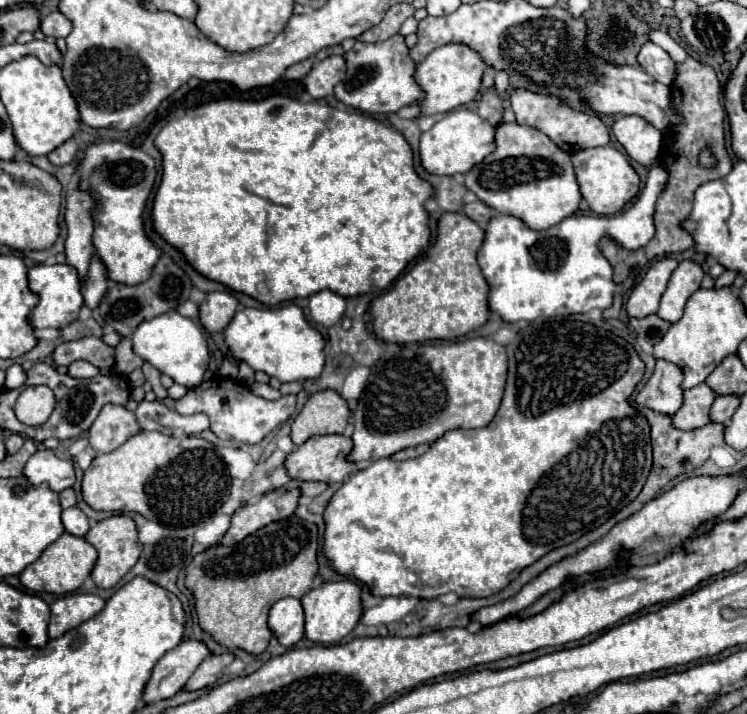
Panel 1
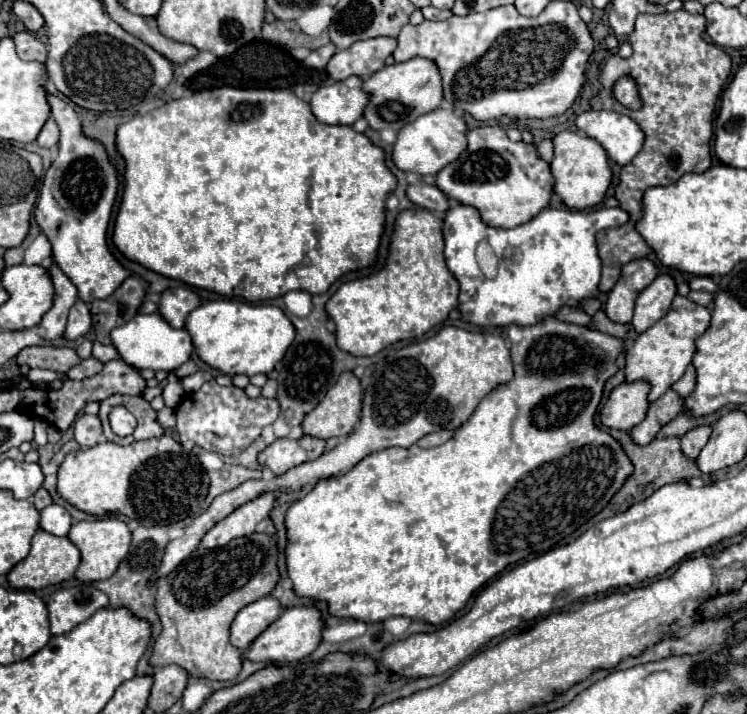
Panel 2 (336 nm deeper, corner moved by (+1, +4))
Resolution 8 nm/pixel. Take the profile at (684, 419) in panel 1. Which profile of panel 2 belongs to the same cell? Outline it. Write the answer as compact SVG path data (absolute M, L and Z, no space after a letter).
M668 389L660 399L656 399L656 401L650 405L646 419L630 431L634 443L648 445L648 443L656 437L656 433L658 433L666 423L670 423L672 419L676 419L682 411L684 411L684 397L676 395L674 389Z

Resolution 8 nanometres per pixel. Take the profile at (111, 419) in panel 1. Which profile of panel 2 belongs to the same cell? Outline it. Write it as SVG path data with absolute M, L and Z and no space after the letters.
M78 415L74 423L74 439L80 447L94 447L102 439L102 423L98 415Z

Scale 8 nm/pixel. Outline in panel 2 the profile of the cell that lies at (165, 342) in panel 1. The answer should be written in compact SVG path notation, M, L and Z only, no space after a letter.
M160 313L152 315L136 315L122 327L116 327L112 333L112 345L118 349L122 359L136 369L152 369L152 371L176 371L182 363L186 363L194 351L192 337L186 329L174 329Z

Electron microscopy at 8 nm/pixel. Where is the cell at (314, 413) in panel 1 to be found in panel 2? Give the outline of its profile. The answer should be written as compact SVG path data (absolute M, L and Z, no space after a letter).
M342 373L336 385L324 399L304 417L302 429L306 435L330 439L346 437L360 419L362 387L352 373Z

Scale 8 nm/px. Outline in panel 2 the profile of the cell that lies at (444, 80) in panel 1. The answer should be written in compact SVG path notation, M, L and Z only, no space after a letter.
M414 57L404 63L394 63L376 71L364 81L362 89L372 95L370 103L364 109L364 117L368 125L376 131L382 131L388 127L392 127L394 131L400 131L404 125L416 121L420 115L438 109L444 99L442 75L438 65L432 59L422 59L422 57Z

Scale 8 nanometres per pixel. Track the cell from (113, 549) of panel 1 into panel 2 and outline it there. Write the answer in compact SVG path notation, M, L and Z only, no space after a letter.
M94 519L94 521L80 521L74 523L68 539L80 549L82 553L82 563L76 571L76 577L84 583L90 581L100 581L100 579L108 579L114 575L114 571L118 569L120 561L126 557L128 549L130 549L130 529L124 521L120 519Z

